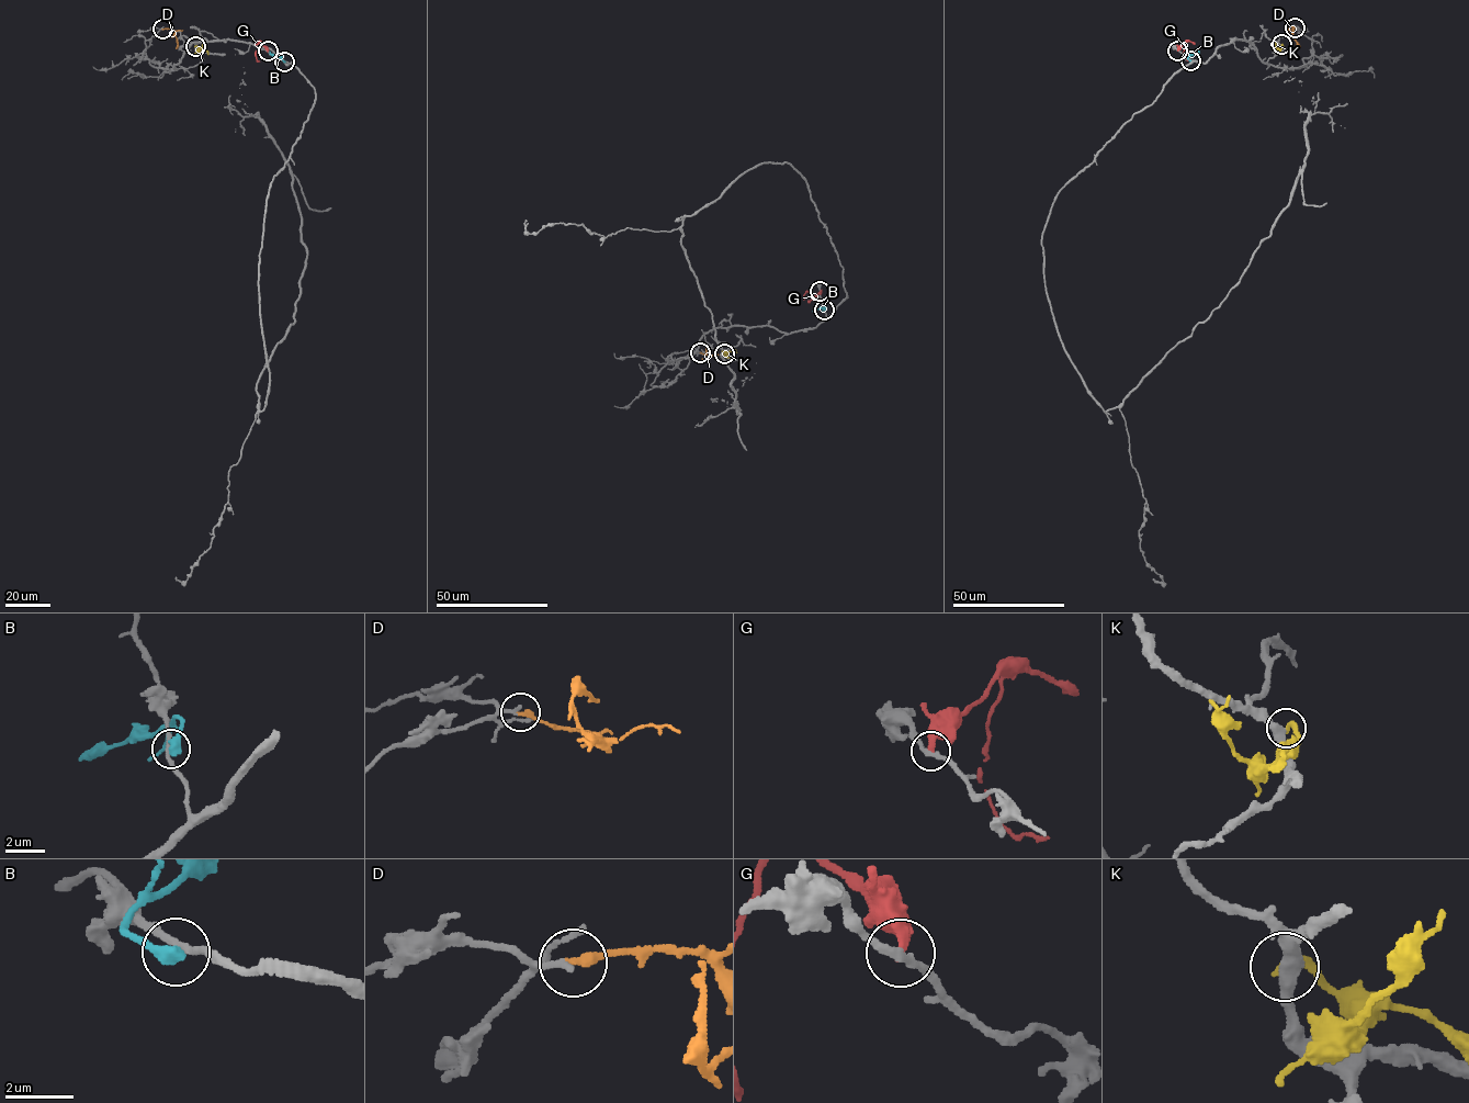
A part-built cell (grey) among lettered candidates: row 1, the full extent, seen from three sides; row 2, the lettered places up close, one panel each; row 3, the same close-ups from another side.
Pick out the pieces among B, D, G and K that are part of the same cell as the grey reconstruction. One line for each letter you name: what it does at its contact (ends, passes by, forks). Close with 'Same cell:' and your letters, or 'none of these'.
D: it ends there
Same cell: D

